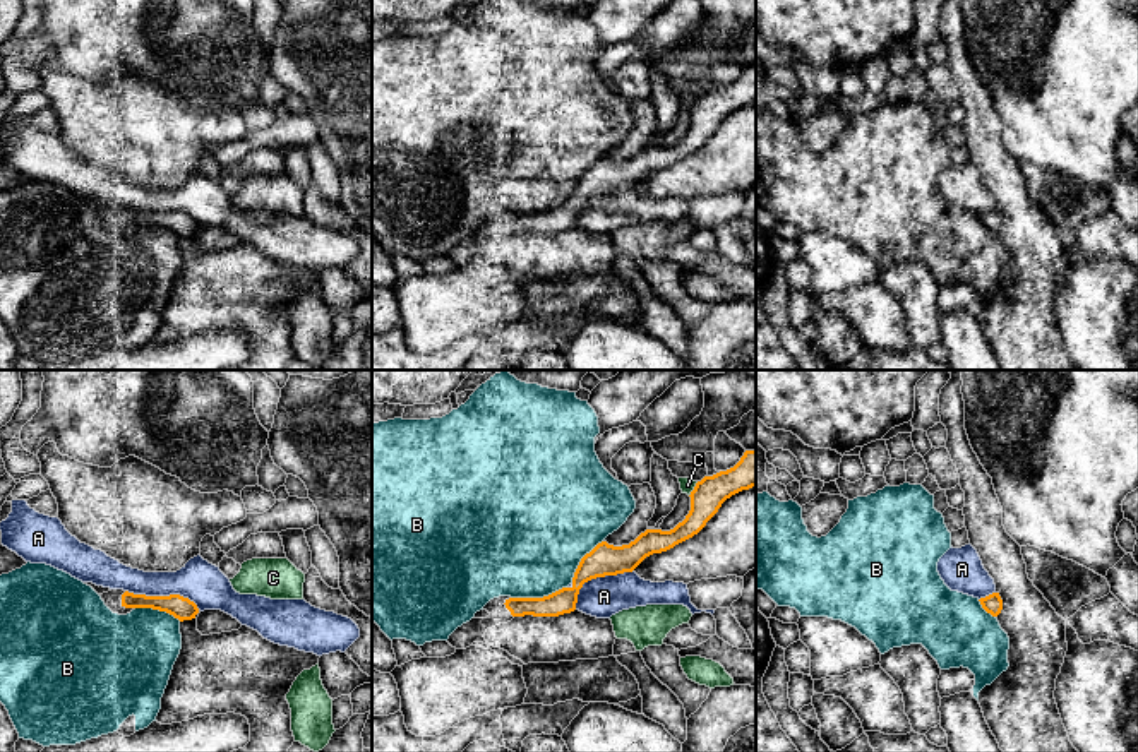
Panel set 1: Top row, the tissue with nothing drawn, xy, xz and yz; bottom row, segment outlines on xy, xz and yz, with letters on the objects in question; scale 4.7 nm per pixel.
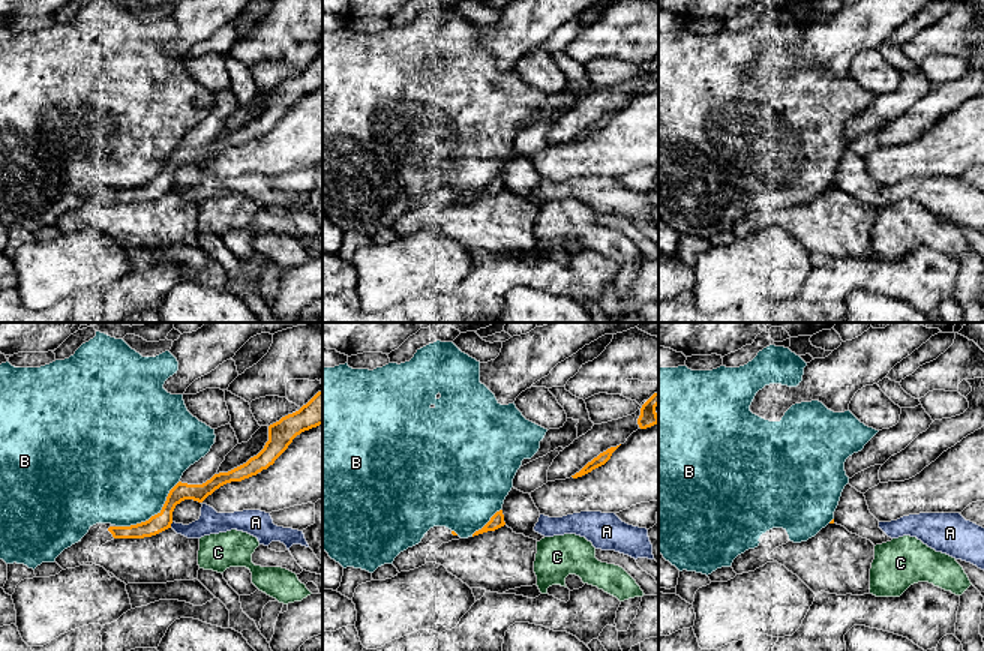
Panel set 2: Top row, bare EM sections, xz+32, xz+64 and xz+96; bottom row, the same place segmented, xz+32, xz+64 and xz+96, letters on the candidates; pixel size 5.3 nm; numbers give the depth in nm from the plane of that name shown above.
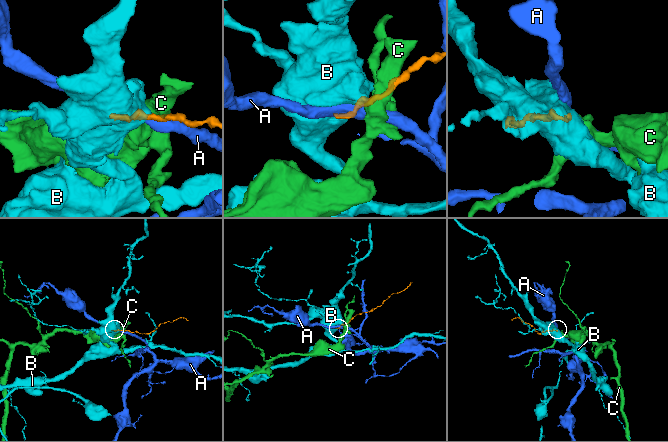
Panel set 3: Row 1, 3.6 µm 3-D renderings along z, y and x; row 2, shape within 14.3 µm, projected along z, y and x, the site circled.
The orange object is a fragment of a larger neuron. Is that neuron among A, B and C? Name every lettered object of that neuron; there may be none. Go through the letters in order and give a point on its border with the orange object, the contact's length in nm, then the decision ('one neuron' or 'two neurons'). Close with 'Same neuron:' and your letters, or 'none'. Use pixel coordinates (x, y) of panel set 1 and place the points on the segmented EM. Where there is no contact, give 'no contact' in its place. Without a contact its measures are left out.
A: xy (163, 596) | 360 nm | two neurons
B: xz (539, 598) | 280 nm | one neuron
C: xz (694, 489) | 80 nm | two neurons
Same neuron: B

